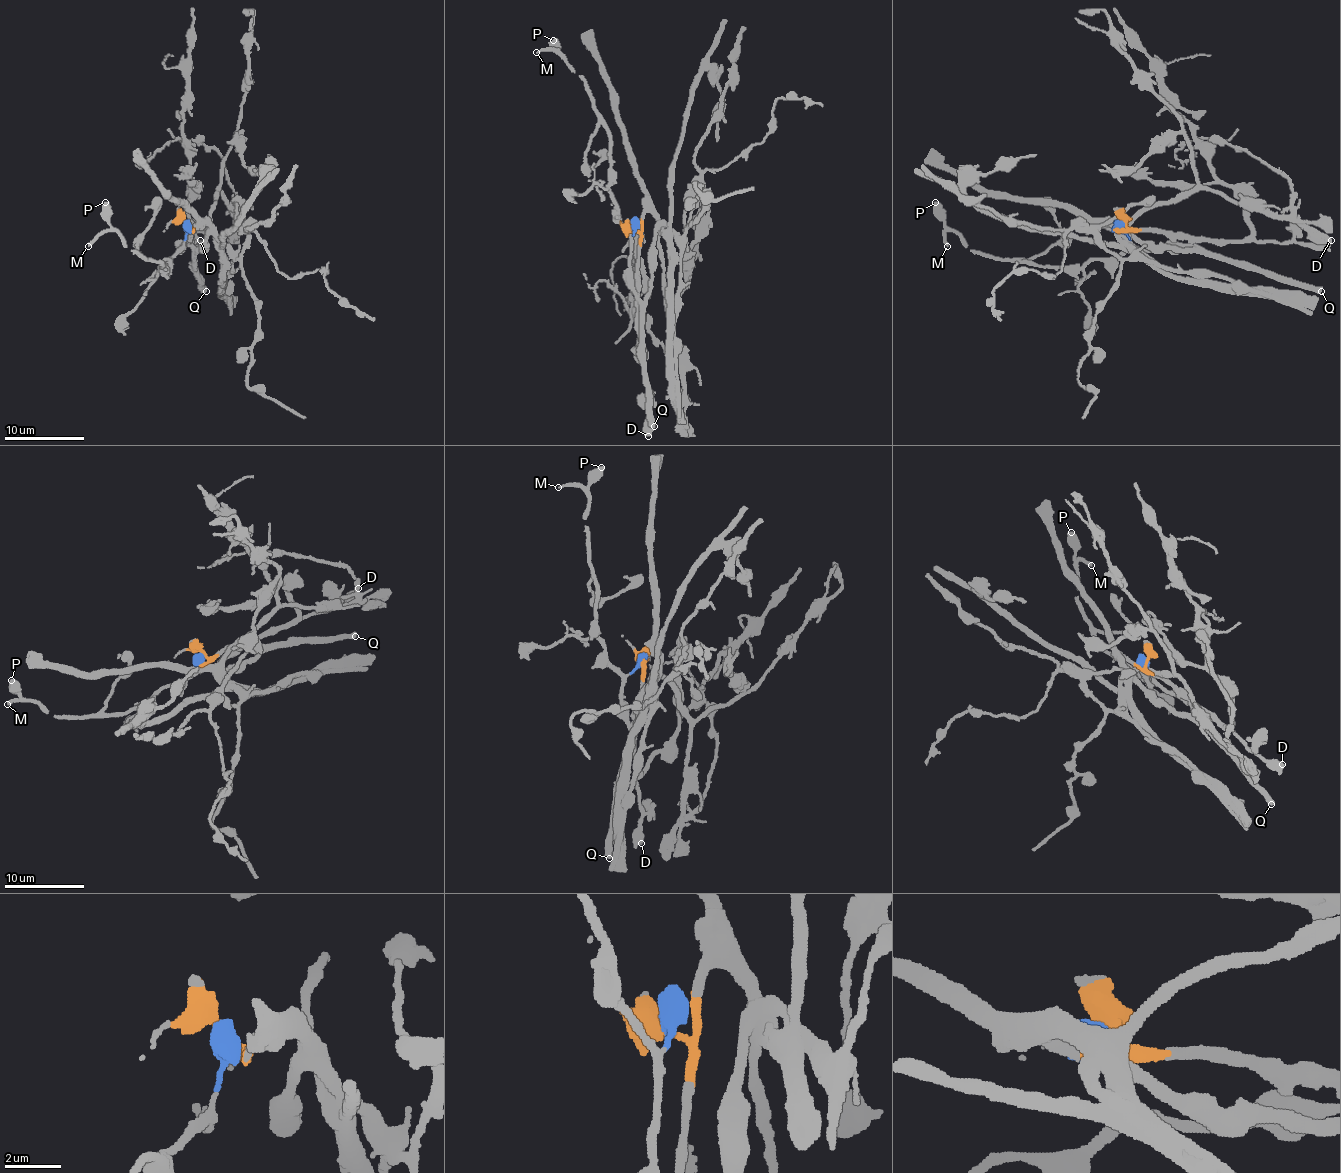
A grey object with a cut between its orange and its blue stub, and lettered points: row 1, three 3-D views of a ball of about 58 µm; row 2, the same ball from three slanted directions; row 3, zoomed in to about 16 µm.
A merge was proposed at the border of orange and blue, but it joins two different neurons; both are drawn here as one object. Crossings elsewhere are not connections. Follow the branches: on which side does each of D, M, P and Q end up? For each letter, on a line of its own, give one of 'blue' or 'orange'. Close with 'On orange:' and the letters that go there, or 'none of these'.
D: orange
M: blue
P: blue
Q: blue
On orange: D

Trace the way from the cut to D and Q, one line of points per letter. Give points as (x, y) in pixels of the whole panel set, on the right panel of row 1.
D: (1126, 223), (1130, 227), (1164, 229), (1212, 239), (1317, 243), (1331, 239)
Q: (1126, 223), (1128, 239), (1144, 249), (1182, 249), (1194, 245), (1321, 291)

